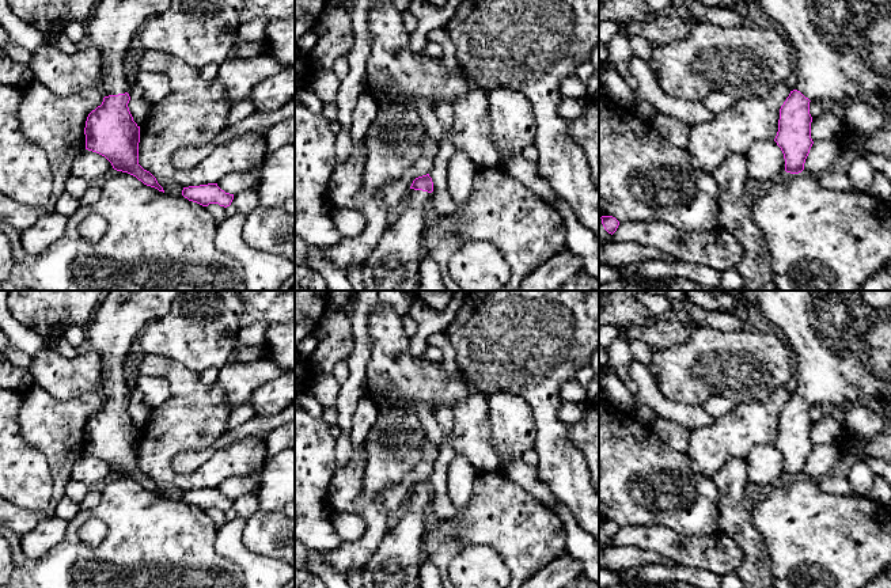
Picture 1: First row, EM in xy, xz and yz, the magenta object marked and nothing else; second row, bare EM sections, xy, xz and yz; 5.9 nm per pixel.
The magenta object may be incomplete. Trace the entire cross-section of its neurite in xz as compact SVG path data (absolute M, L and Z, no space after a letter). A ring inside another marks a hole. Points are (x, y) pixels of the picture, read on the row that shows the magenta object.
M429 174L418 177L413 181L406 194L406 209L401 217L391 224L379 243L375 246L369 257L363 263L363 281L365 291L418 291L420 289L420 263L425 255L422 246L422 234L428 228L433 215L429 217L428 212L432 209L433 182Z

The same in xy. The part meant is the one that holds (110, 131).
M99 0L91 15L90 24L80 48L95 48L102 57L102 76L99 87L105 94L103 102L92 110L86 121L86 149L105 156L114 170L128 172L144 185L163 191L156 178L139 164L140 126L133 121L128 103L130 68L125 54L137 38L144 22L168 10L171 0Z

